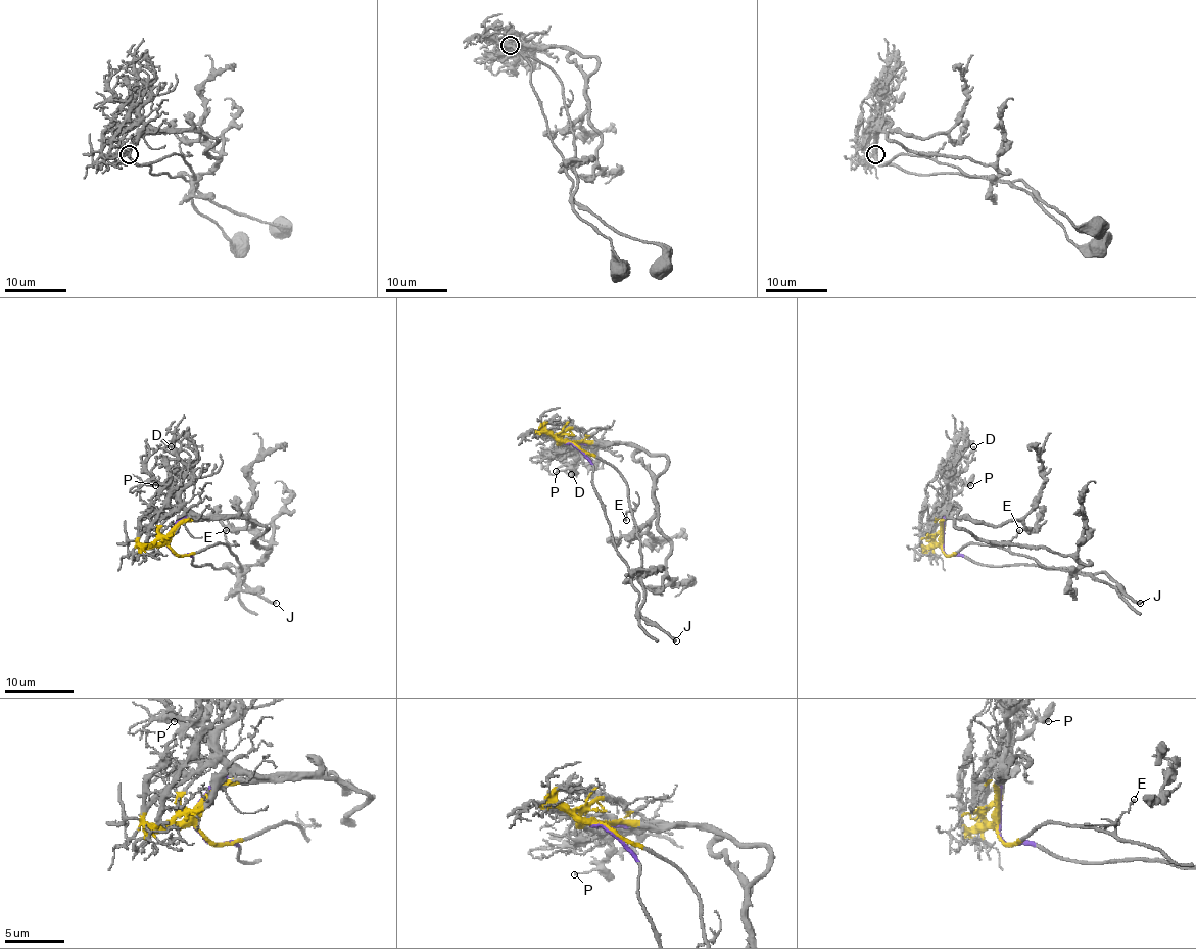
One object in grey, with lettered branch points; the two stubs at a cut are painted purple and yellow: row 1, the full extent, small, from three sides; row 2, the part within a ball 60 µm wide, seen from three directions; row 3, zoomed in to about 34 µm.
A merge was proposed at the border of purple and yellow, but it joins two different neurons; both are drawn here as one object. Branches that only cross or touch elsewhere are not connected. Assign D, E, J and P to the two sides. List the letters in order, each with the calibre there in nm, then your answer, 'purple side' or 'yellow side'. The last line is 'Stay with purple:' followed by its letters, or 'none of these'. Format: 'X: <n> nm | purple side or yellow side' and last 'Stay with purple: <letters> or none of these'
D: 100 nm | purple side
E: 130 nm | yellow side
J: 280 nm | purple side
P: 110 nm | purple side
Stay with purple: D, J, P

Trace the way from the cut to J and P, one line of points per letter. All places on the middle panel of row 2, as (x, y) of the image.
J: (568, 442), (592, 465), (593, 490), (615, 549), (638, 594), (636, 607), (647, 621), (676, 639)
P: (568, 442), (587, 444), (570, 465), (557, 472)

